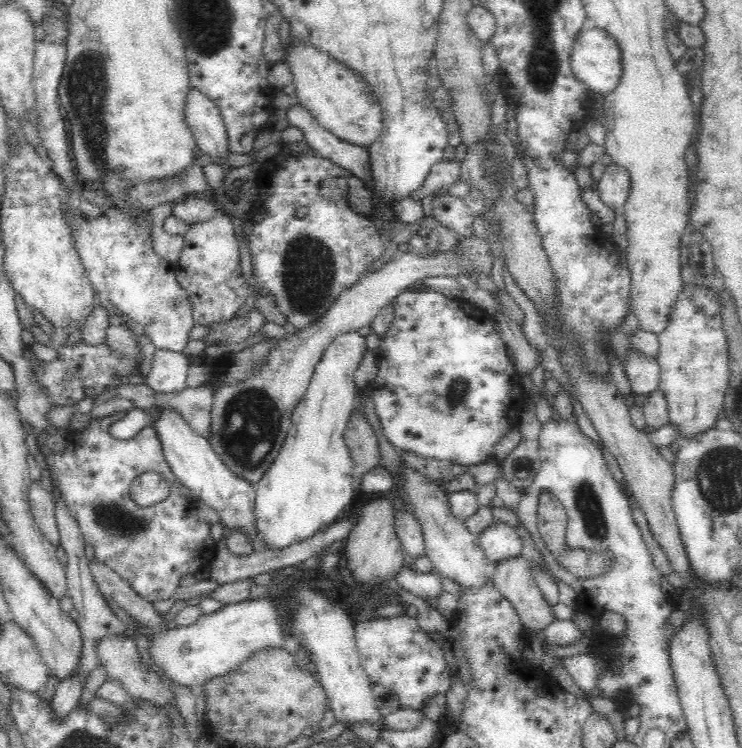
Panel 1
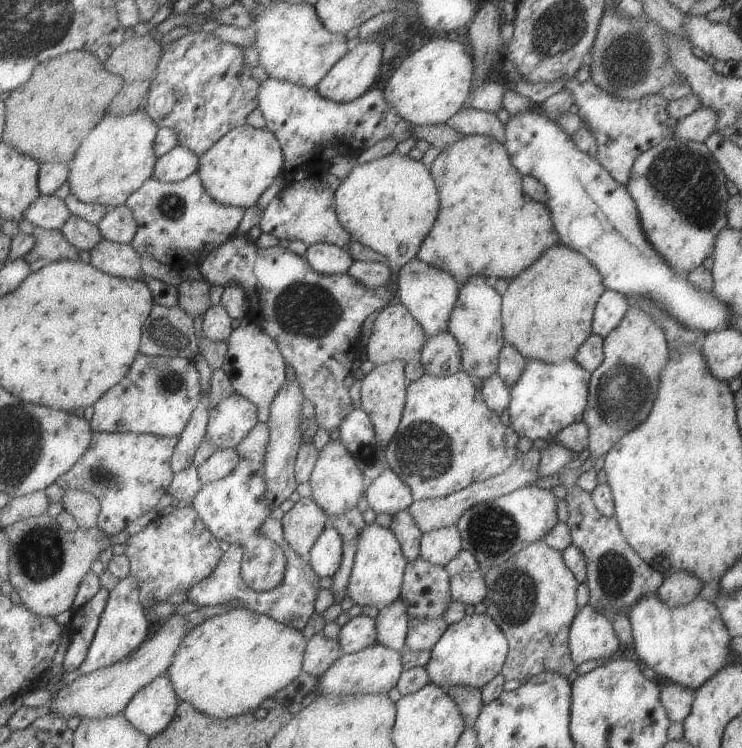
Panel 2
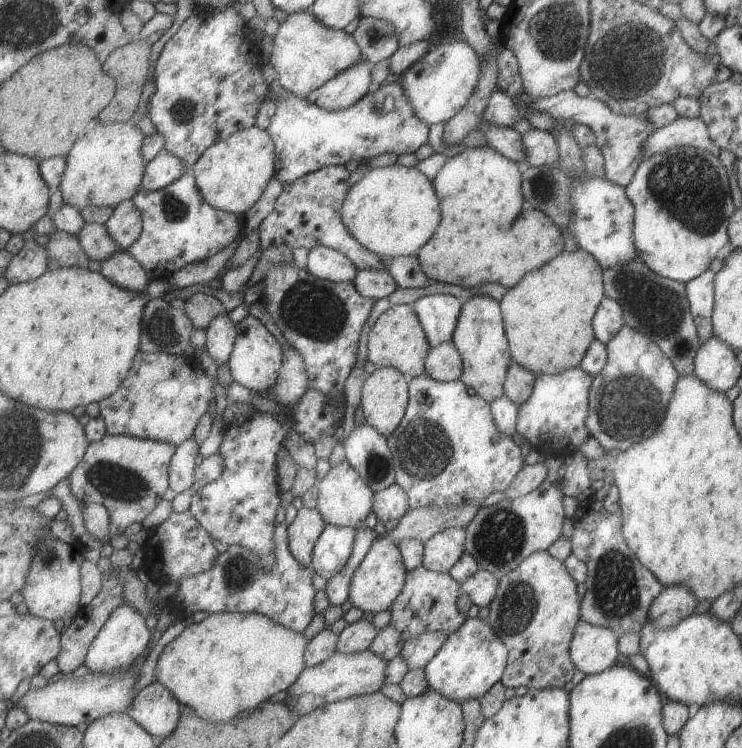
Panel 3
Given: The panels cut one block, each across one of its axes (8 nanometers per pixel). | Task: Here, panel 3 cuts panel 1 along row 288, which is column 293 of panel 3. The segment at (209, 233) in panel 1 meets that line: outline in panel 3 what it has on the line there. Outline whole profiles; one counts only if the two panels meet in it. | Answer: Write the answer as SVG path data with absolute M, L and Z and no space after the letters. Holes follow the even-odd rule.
M343 165L323 167L305 177L298 178L293 185L287 185L276 200L274 209L259 226L260 246L263 249L286 244L289 247L307 248L309 251L325 245L346 254L360 271L365 269L383 270L380 255L372 253L355 238L343 220L343 207L349 194L347 184L351 172Z

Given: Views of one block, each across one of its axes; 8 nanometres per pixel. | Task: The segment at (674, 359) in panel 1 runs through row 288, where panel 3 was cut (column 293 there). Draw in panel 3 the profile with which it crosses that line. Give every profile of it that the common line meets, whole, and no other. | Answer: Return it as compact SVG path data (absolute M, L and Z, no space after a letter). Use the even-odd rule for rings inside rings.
M370 650L358 653L335 651L329 659L307 667L288 688L286 703L299 717L308 715L318 708L331 705L351 697L379 691L385 684L386 662Z

